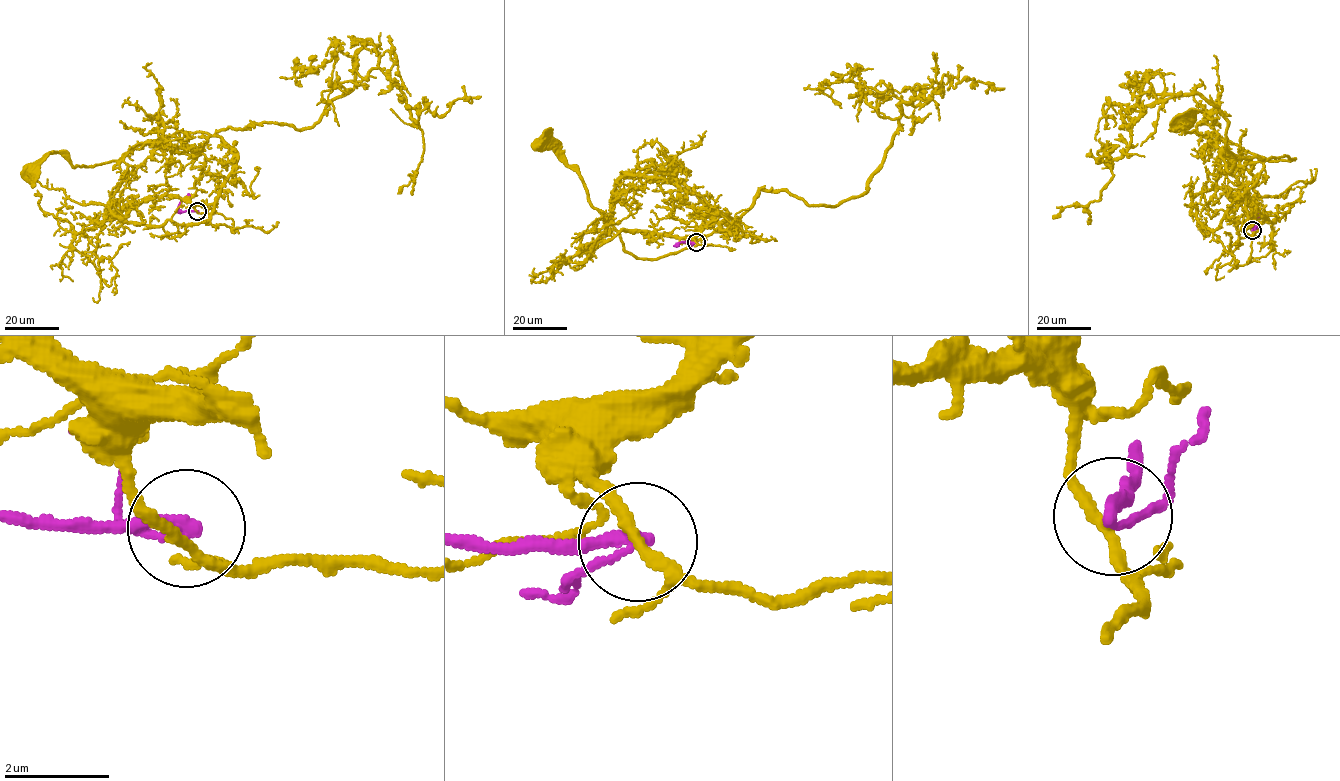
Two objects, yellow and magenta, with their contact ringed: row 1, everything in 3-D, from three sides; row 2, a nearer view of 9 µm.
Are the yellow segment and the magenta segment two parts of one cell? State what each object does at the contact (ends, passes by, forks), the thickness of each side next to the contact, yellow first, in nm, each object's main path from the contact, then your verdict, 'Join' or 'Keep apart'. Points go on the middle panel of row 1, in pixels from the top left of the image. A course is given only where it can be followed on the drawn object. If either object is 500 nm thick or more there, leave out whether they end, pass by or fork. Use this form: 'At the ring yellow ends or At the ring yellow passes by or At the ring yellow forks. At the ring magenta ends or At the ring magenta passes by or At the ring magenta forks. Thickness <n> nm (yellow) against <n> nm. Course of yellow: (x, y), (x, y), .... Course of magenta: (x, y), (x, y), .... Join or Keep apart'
At the ring yellow passes by. At the ring magenta ends. Thickness 200 nm (yellow) against 280 nm. Course of yellow: (695, 242), (720, 212), (740, 227), (656, 258), (639, 258), (592, 206), (579, 173), (541, 144). Course of magenta: (695, 242), (676, 244), (690, 240). Keep apart

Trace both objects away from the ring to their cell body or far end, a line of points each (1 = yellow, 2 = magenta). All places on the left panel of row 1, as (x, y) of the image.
1: (197, 211), (215, 202), (236, 158), (205, 133), (139, 144), (88, 167), (51, 153), (30, 171)
2: (197, 211), (180, 211), (178, 207), (191, 196)

